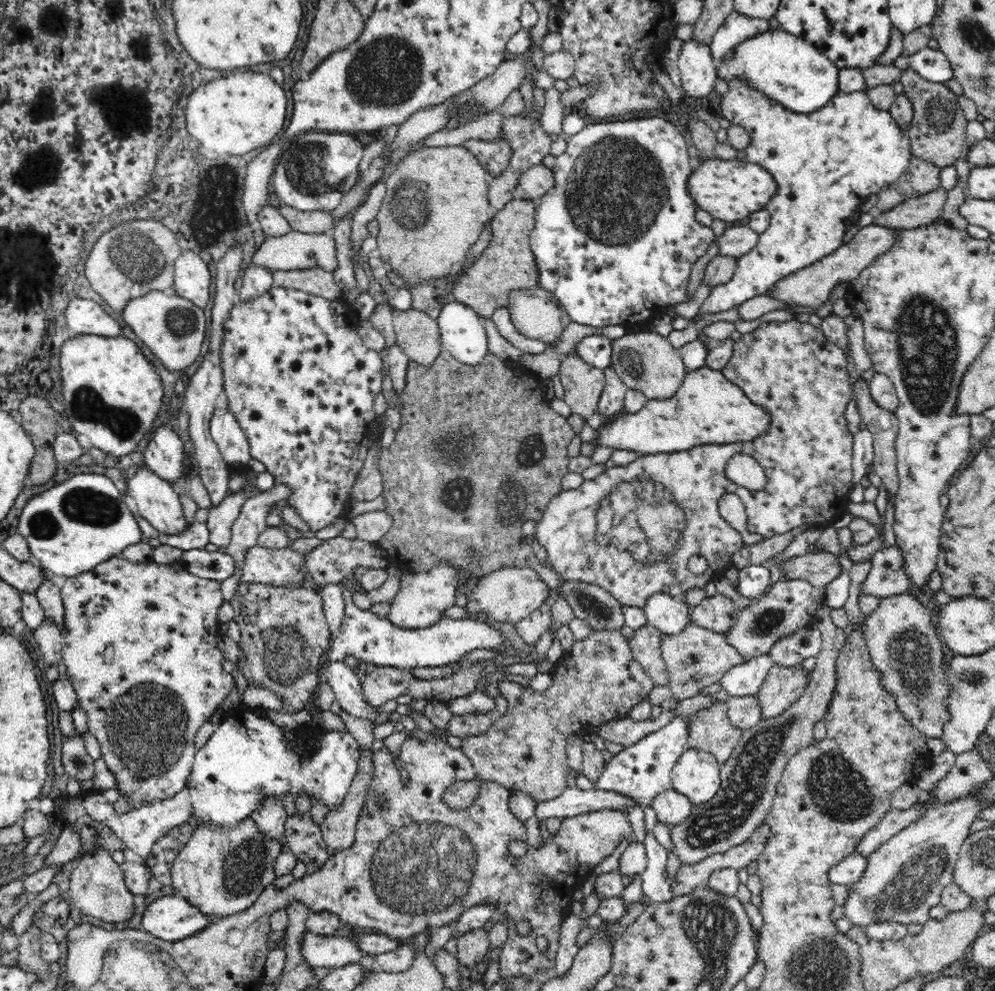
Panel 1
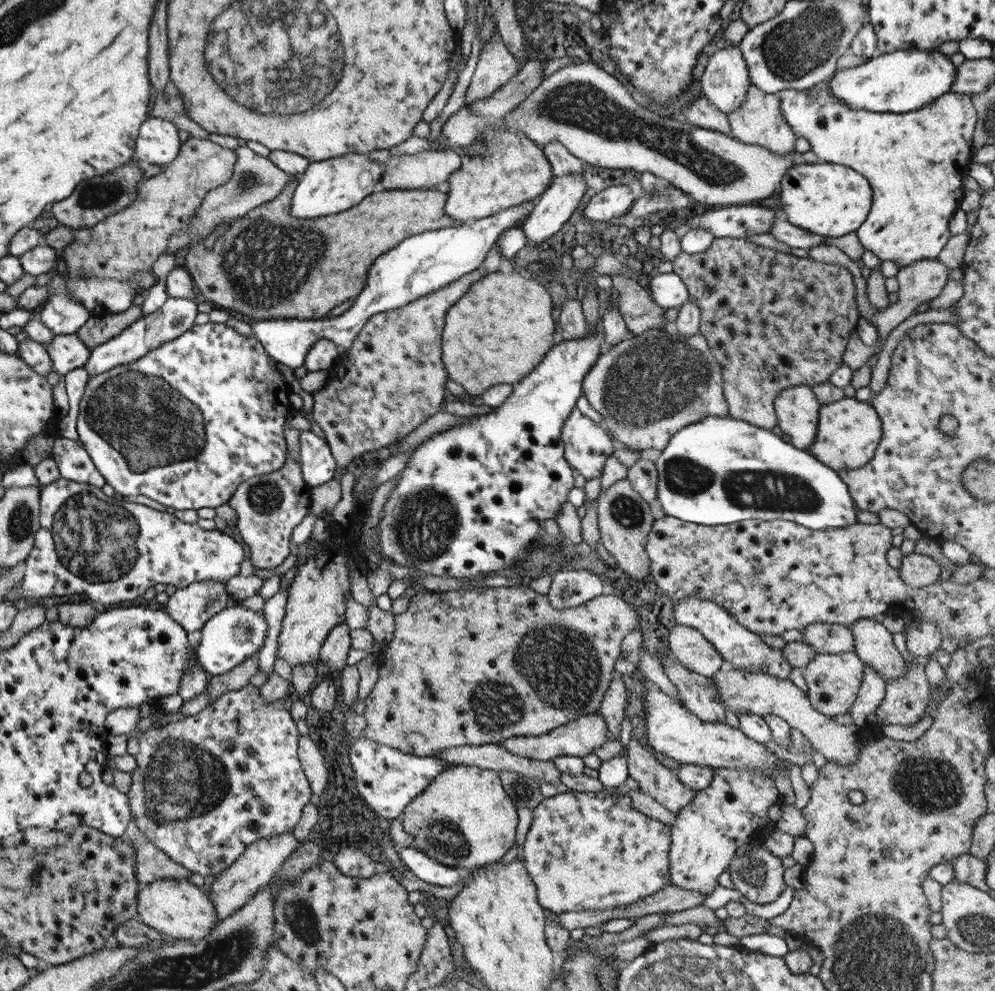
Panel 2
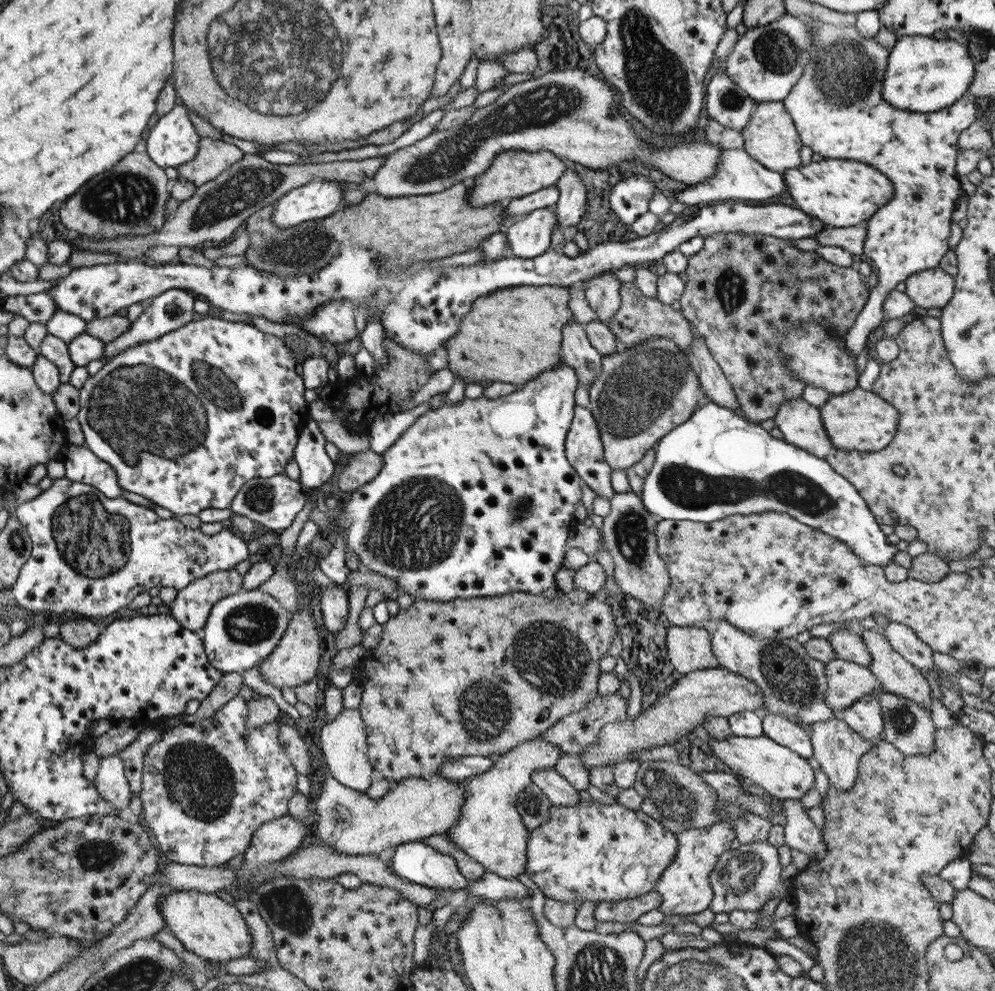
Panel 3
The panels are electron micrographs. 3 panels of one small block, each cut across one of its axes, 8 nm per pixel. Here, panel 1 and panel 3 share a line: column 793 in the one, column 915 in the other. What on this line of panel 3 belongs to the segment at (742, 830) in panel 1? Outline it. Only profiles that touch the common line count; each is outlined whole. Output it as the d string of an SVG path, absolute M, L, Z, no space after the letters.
M883 694L879 698L881 704L881 716L883 716L883 742L889 742L903 754L905 758L915 758L915 756L929 756L935 752L935 728L931 722L931 716L917 706L915 702L895 696L895 694Z

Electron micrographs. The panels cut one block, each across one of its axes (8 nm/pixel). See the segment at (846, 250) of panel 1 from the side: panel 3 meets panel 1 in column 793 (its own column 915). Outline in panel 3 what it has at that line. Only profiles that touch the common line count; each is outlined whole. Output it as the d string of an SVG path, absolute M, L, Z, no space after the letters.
M939 266L933 270L917 272L905 280L905 294L913 300L915 306L925 310L943 310L943 306L953 298L953 290L955 278L943 272Z

